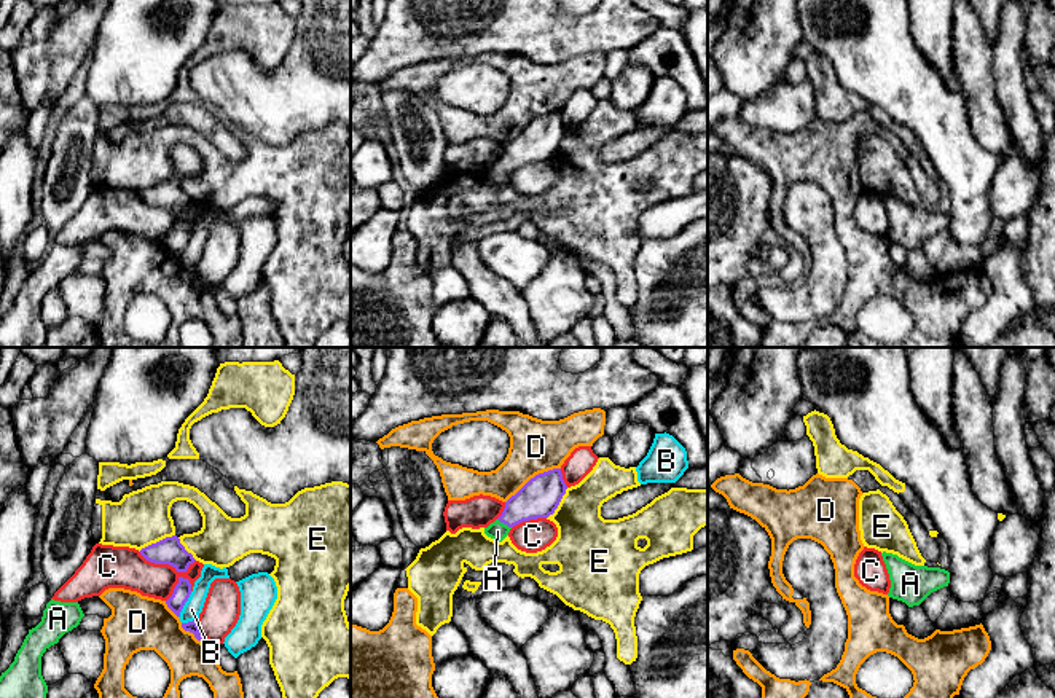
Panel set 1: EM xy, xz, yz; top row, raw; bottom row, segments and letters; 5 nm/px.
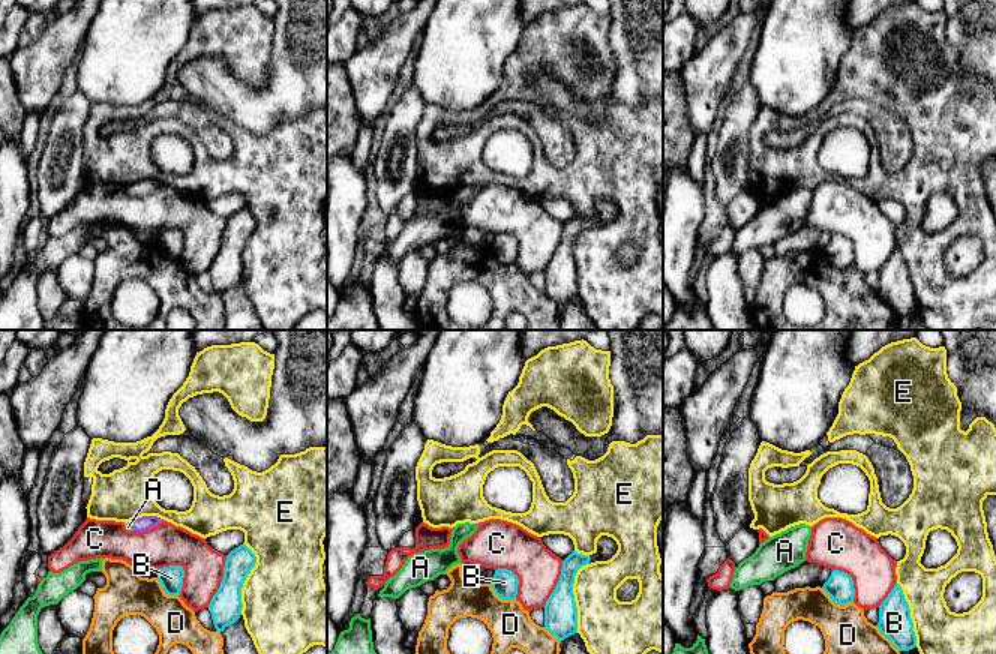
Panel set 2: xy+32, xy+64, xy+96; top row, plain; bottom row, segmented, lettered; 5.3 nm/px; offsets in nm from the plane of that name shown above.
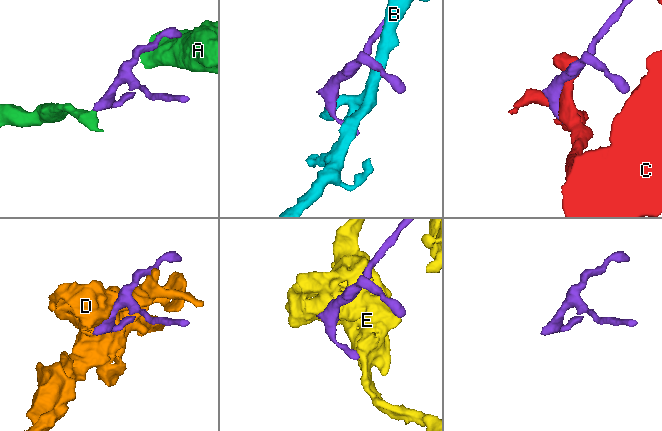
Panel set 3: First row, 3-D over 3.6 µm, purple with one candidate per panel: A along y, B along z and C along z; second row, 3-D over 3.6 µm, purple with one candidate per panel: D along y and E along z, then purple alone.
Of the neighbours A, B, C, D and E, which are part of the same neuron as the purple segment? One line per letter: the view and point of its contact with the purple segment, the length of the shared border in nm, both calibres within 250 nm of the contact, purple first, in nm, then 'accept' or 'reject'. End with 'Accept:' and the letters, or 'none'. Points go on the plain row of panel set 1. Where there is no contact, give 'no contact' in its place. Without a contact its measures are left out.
A: xz (504, 166) | 90 nm | 200/90 nm | accept
B: xy (184, 247) | 150 nm | 90/90 nm | reject
C: xy (168, 206) | 300 nm | 140/200 nm | reject
D: xz (534, 120) | 340 nm | 200/260 nm | reject
E: xy (156, 185) | 200 nm | 140/280 nm | reject
Accept: A

